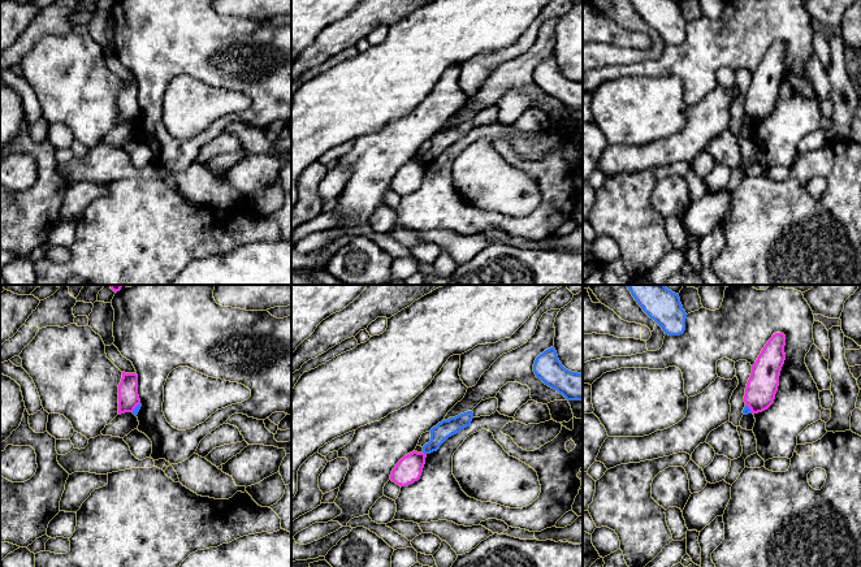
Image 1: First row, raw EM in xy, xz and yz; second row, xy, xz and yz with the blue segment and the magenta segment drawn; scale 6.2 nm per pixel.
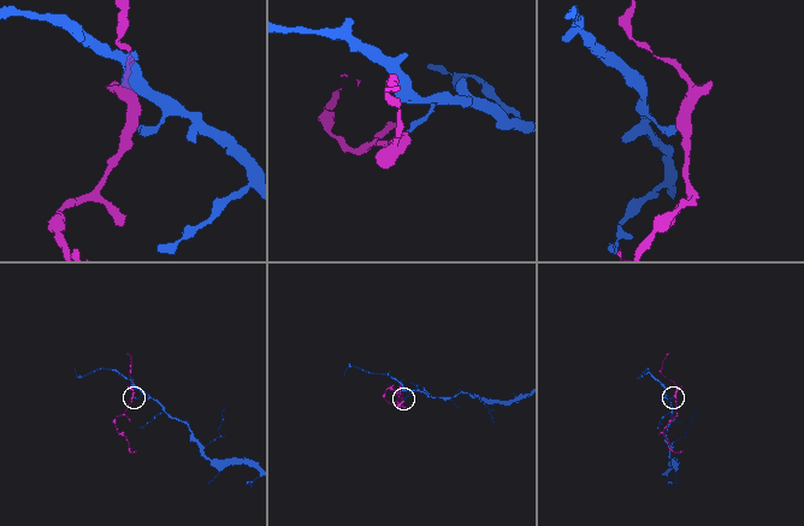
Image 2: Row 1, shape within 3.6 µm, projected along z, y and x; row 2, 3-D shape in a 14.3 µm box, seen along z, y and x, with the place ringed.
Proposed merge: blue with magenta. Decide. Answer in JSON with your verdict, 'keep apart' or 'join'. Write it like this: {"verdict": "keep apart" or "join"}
{"verdict": "keep apart"}

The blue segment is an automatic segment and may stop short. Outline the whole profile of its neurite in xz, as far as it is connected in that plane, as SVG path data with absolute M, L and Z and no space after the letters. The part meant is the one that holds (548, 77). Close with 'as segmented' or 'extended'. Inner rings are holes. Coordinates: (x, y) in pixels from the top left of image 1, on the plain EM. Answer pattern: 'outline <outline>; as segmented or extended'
outline M554 55L536 66L533 81L537 87L567 109L583 109L583 82L566 78L559 70Z; as segmented

